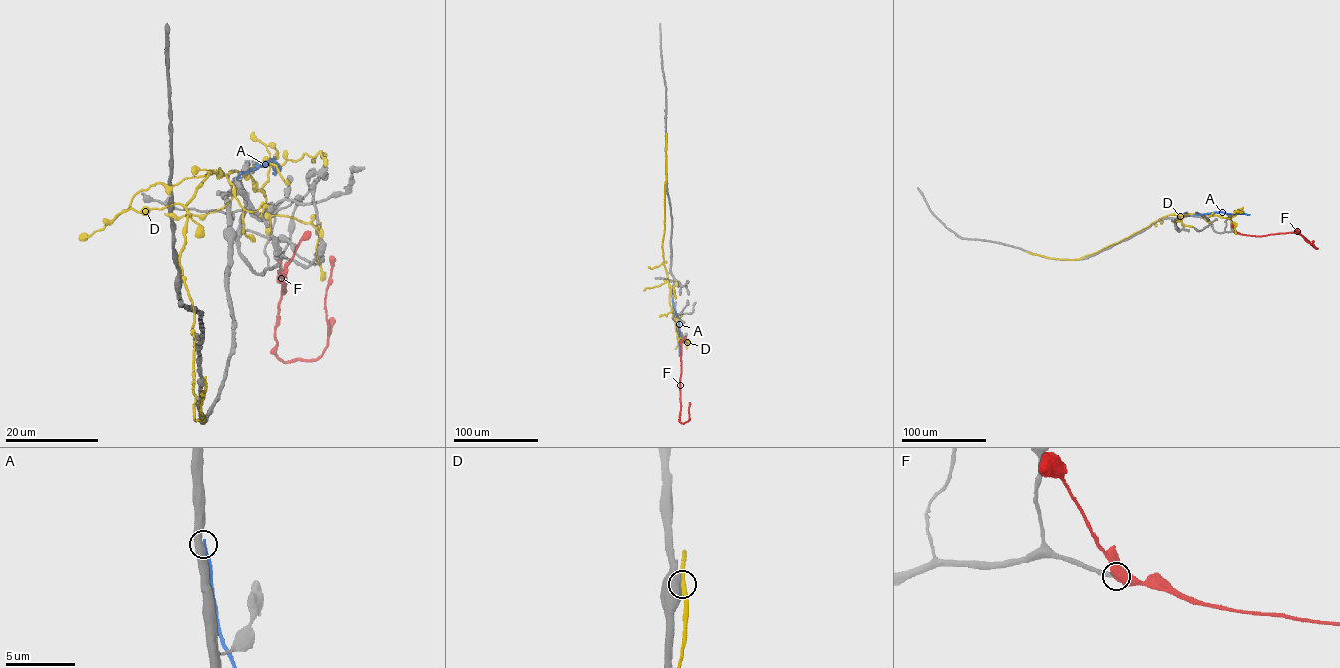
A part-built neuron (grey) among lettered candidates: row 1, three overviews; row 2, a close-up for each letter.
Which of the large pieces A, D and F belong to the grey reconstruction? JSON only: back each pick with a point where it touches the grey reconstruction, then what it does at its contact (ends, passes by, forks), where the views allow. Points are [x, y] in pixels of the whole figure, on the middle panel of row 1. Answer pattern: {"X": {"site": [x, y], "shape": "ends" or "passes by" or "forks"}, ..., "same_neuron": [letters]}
{"F": {"site": [680, 342], "shape": "passes by"}, "same_neuron": ["F"]}

